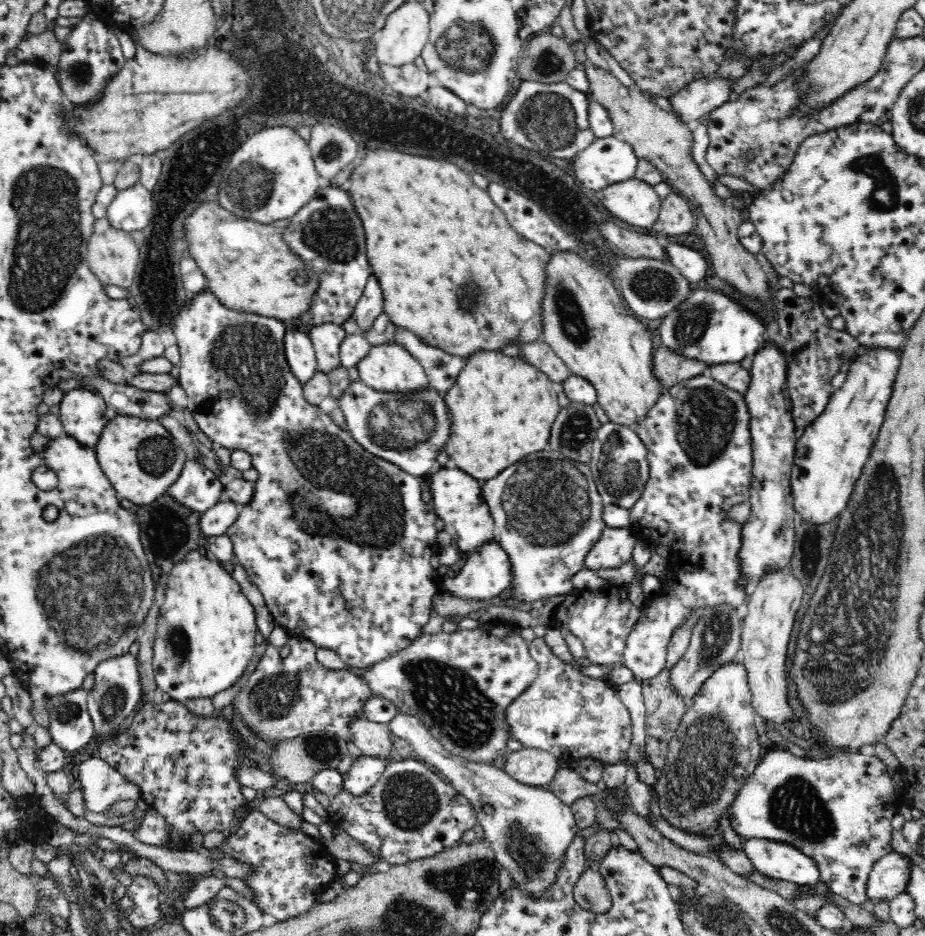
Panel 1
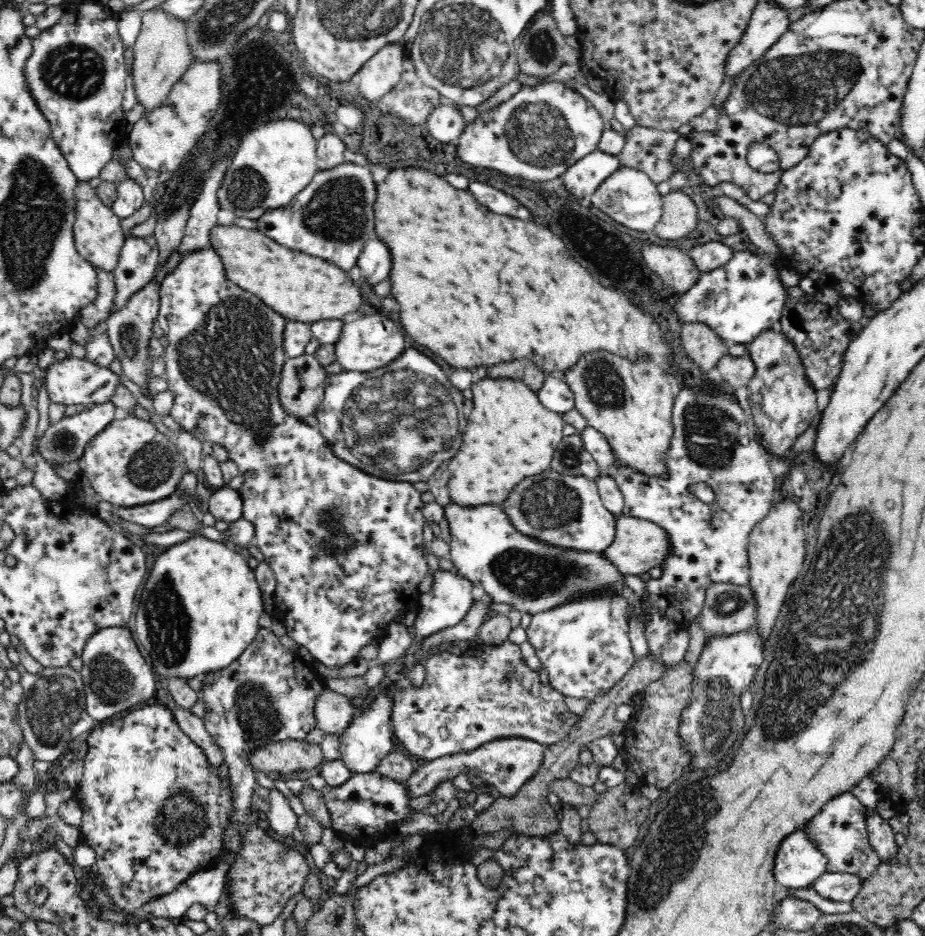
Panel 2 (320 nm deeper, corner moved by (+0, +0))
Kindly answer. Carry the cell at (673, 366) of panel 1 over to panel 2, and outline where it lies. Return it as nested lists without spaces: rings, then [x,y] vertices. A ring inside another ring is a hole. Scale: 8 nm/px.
[[[684,322],[682,325],[684,354],[692,358],[703,371],[717,367],[718,362],[729,353],[728,344],[703,322]]]

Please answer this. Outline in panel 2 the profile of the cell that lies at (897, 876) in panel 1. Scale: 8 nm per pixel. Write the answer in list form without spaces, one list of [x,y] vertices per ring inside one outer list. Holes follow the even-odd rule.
[[[826,872],[812,882],[810,889],[826,900],[851,902],[862,888],[862,879],[846,873]]]

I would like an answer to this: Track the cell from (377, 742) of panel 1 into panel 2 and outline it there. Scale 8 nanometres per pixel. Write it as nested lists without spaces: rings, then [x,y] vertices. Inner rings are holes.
[[[324,688],[314,706],[317,728],[324,733],[341,736],[350,726],[358,711],[347,696]]]

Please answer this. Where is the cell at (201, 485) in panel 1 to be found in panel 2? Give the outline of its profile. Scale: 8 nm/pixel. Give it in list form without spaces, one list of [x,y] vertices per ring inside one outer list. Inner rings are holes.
[[[174,493],[171,497],[154,502],[154,504],[146,504],[144,506],[136,506],[130,508],[118,507],[112,512],[112,515],[133,522],[146,528],[154,528],[164,525],[164,522],[170,518],[170,514],[182,511],[185,506],[184,502]]]

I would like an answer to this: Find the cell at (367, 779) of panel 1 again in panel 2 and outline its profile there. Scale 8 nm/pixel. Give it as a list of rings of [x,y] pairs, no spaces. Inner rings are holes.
[[[379,692],[366,710],[358,711],[356,717],[340,736],[340,754],[346,767],[353,773],[370,773],[376,769],[380,760],[386,757],[394,746],[392,716],[394,704],[392,694]]]

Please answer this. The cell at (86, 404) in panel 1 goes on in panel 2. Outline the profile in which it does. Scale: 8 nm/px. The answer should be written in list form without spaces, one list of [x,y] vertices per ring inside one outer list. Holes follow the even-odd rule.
[[[66,357],[64,360],[54,360],[43,366],[45,376],[42,378],[47,394],[52,402],[60,404],[89,404],[91,406],[108,402],[120,378],[110,372],[107,367],[100,367],[85,359]]]

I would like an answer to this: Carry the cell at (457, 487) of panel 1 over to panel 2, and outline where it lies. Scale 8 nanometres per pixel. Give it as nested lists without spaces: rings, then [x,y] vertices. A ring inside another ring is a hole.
[[[456,504],[446,506],[444,513],[449,522],[451,541],[449,552],[454,563],[454,571],[470,581],[472,585],[484,589],[490,597],[490,602],[509,604],[522,614],[538,614],[574,602],[580,597],[592,595],[629,595],[625,575],[605,557],[604,552],[588,552],[574,548],[562,548],[542,542],[540,538],[534,538],[522,534],[504,512],[501,506],[486,505],[476,508],[461,508]]]

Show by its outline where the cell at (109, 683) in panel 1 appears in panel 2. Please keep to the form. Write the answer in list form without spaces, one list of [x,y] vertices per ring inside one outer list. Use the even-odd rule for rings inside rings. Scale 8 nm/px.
[[[124,626],[97,630],[84,644],[79,658],[87,712],[94,720],[106,720],[122,710],[127,713],[128,708],[147,701],[158,686],[152,665],[140,655],[132,634]]]

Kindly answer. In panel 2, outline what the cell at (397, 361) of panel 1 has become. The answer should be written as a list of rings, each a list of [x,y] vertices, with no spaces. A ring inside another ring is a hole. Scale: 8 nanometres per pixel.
[[[387,314],[362,315],[360,318],[348,318],[342,324],[340,336],[334,342],[336,362],[343,370],[366,373],[398,359],[404,352],[404,334],[400,331],[399,323]]]

